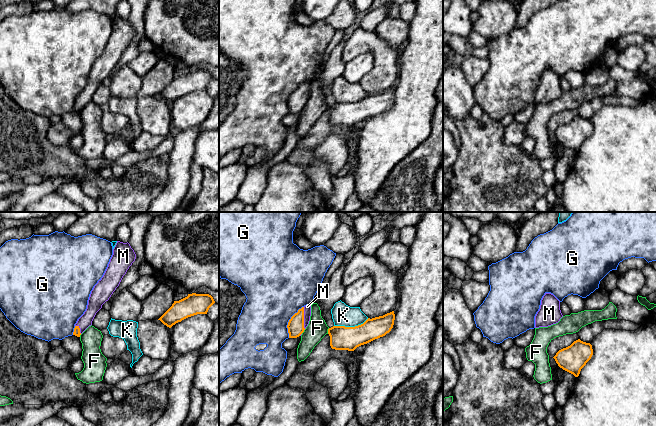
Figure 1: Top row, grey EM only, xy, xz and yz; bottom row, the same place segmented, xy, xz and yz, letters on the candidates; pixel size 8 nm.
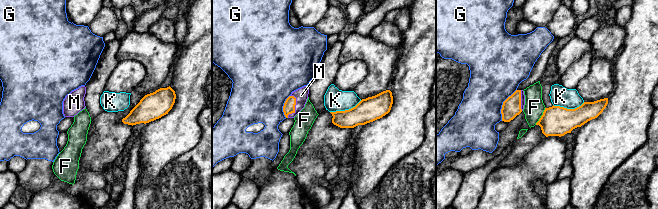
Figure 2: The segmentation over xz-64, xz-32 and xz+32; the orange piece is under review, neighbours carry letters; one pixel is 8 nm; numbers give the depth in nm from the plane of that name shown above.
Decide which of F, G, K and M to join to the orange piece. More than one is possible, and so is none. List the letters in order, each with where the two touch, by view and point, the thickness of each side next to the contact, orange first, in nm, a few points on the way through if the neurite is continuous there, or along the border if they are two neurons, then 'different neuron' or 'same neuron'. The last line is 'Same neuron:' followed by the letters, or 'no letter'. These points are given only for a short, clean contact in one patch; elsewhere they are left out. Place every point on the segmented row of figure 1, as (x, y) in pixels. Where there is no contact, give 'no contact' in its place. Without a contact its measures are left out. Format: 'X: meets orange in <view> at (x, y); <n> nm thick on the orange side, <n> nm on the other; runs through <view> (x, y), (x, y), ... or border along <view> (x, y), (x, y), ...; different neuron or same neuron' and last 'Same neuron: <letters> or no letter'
F: meets orange in xz at (328, 331); 190 nm thick on the orange side, 160 nm on the other; border along xz (329, 328), (327, 333); different neuron
G: meets orange in xz at (289, 321); 130 nm thick on the orange side, 460 nm on the other; different neuron
K: meets orange in xz at (351, 327); 190 nm thick on the orange side, 180 nm on the other; border along xz (368, 318), (354, 326), (334, 326); different neuron
M: meets orange in xz at (303, 318); 130 nm thick on the orange side, 60 nm on the other; runs through xz (295, 326), (303, 318), (307, 309); same neuron
Same neuron: M

